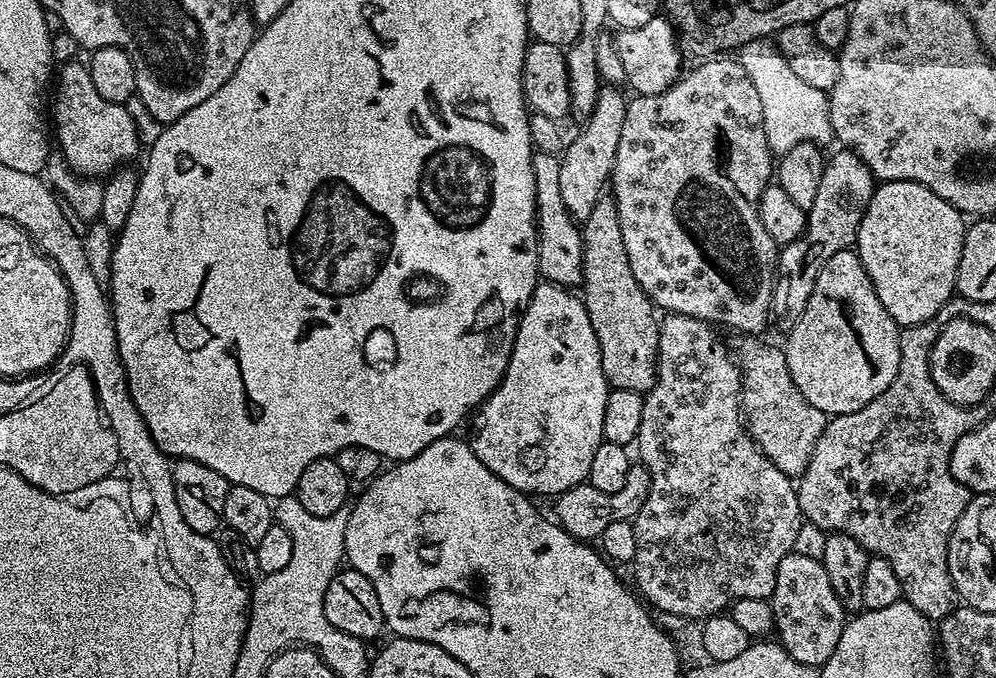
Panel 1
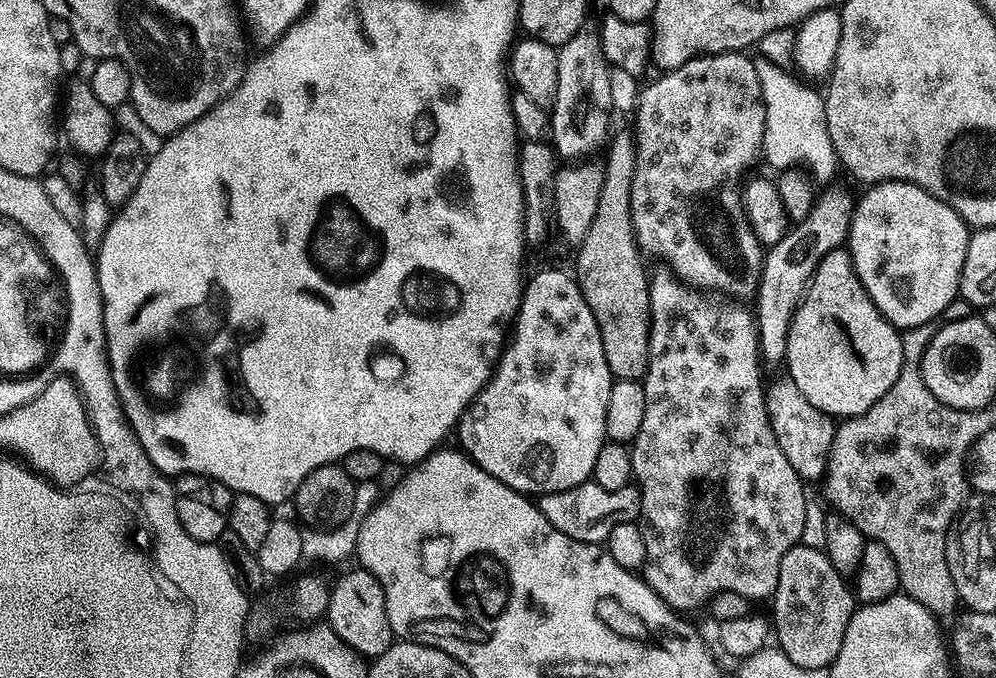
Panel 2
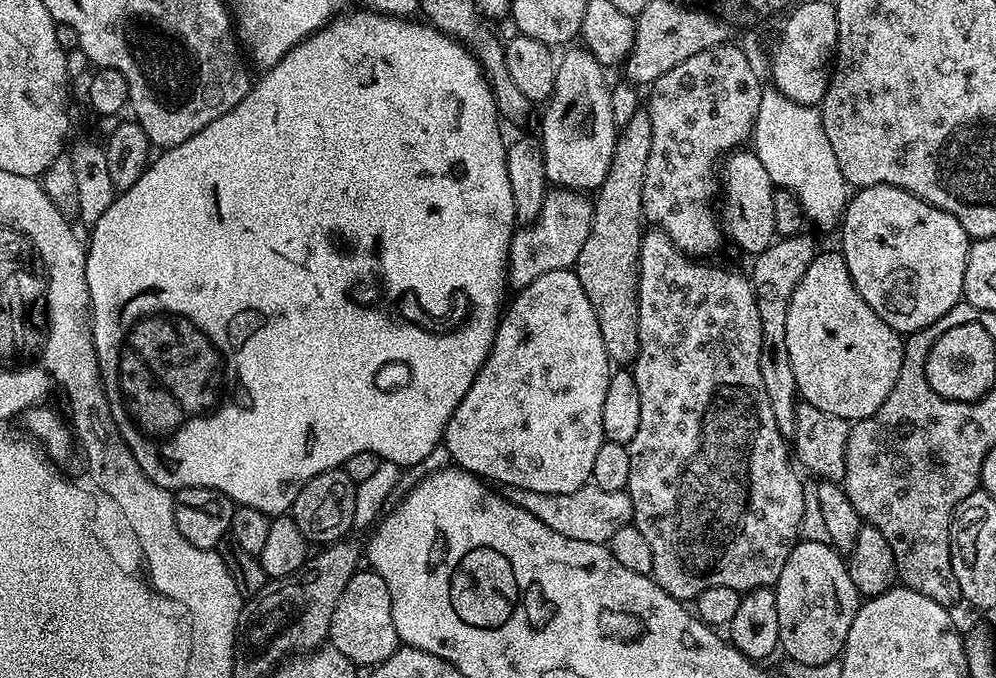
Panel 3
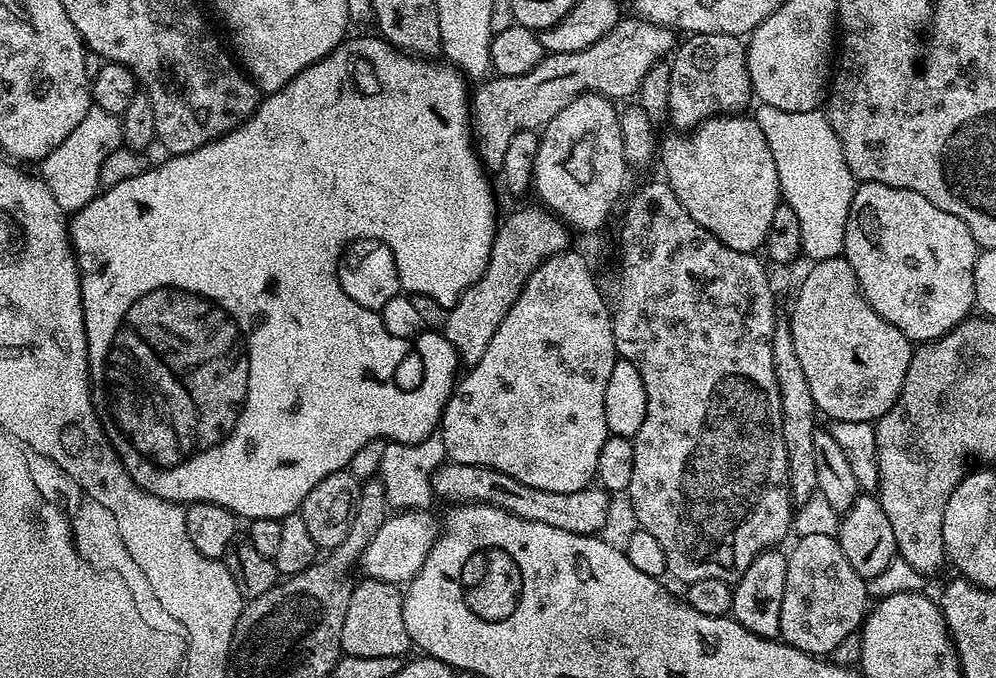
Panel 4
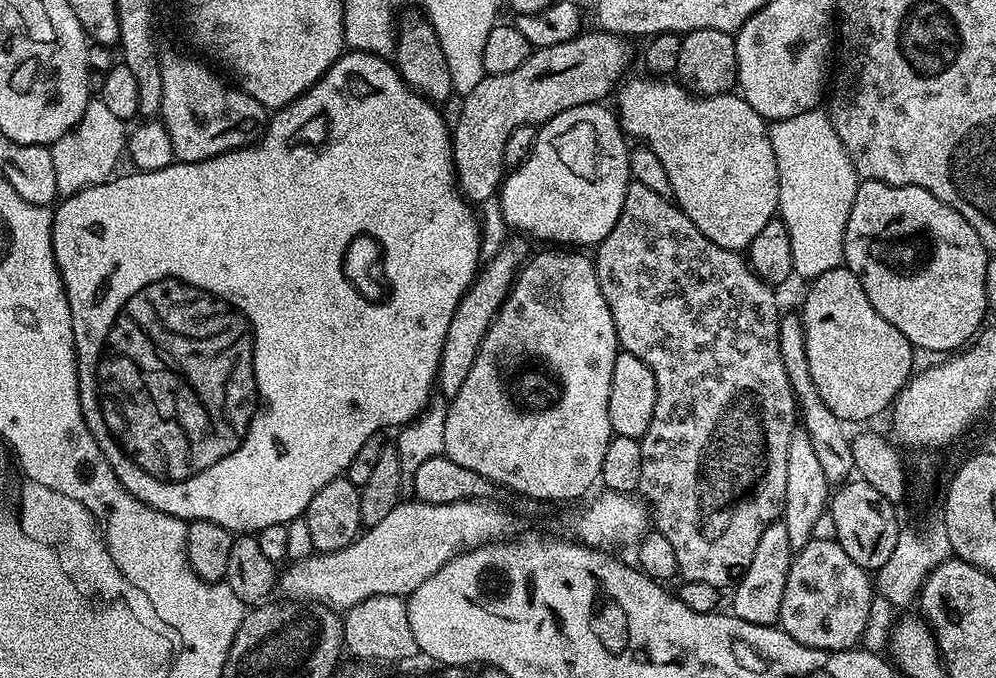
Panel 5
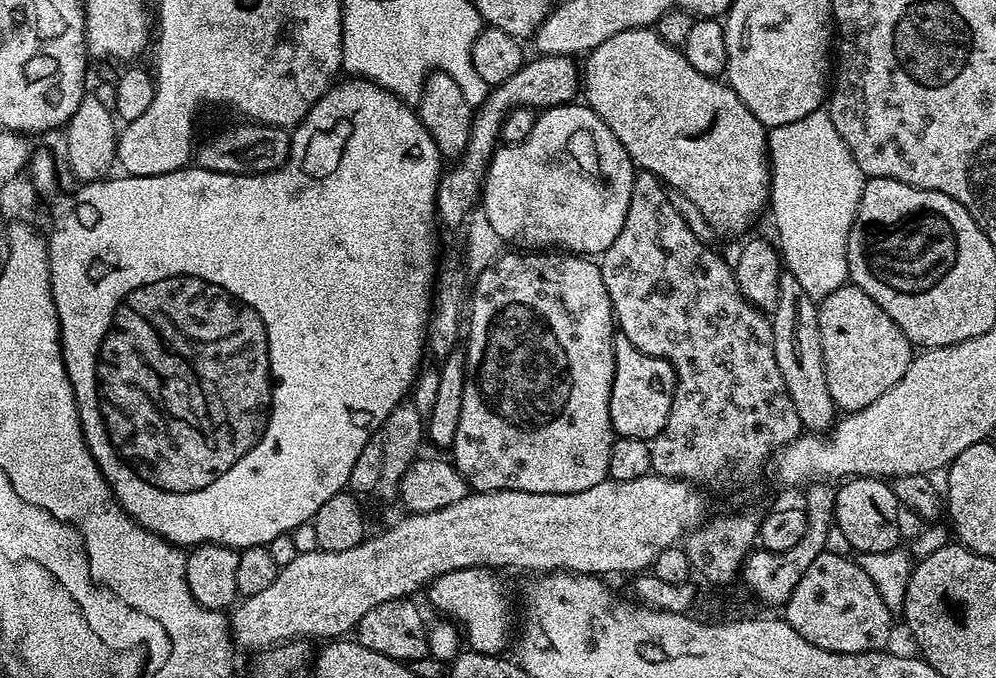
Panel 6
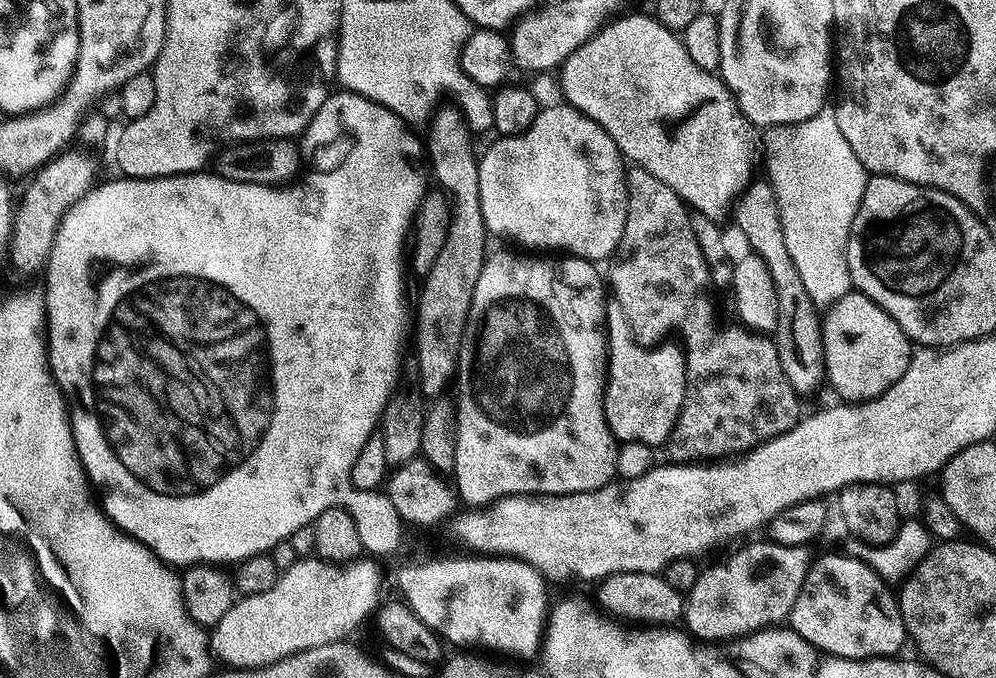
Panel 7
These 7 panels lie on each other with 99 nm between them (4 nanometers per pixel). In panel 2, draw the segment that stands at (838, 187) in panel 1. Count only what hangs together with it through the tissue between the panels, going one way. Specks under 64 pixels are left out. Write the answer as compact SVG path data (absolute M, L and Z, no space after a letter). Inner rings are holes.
M840 188L832 189L826 196L821 195L817 199L815 206L810 210L810 214L805 220L793 223L788 231L784 233L782 239L771 245L765 251L764 264L760 268L760 281L754 293L754 315L756 317L756 331L760 338L760 359L765 365L776 368L785 363L786 342L788 341L788 331L792 315L796 313L796 308L800 305L800 298L808 285L812 282L812 275L830 250L841 247L847 241L848 228L852 224L852 210L854 207L854 196L848 192L843 192Z

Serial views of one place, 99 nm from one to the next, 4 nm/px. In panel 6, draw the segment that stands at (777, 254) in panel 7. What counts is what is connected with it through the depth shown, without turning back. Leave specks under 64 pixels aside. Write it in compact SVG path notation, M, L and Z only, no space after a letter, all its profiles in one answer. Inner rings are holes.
M781 271L778 282L778 306L770 314L772 333L774 334L774 358L778 358L778 370L782 370L782 382L786 382L786 390L790 394L790 402L794 402L794 410L798 410L801 425L809 433L824 434L835 425L838 409L834 398L830 398L830 386L826 386L826 370L822 358L822 334L820 333L820 310L817 301L802 290L802 285L794 274Z

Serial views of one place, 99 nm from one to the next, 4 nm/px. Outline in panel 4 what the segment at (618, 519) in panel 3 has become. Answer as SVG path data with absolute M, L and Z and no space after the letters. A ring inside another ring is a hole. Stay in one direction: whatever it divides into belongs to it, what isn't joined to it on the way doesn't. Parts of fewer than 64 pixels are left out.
M445 462L432 475L432 491L447 502L489 504L530 522L546 522L546 526L570 530L570 534L590 536L603 533L604 523L608 520L610 496L599 486L589 486L577 492L538 490L534 486L526 486L526 482L510 478L510 474L502 474L502 470L486 466Z

